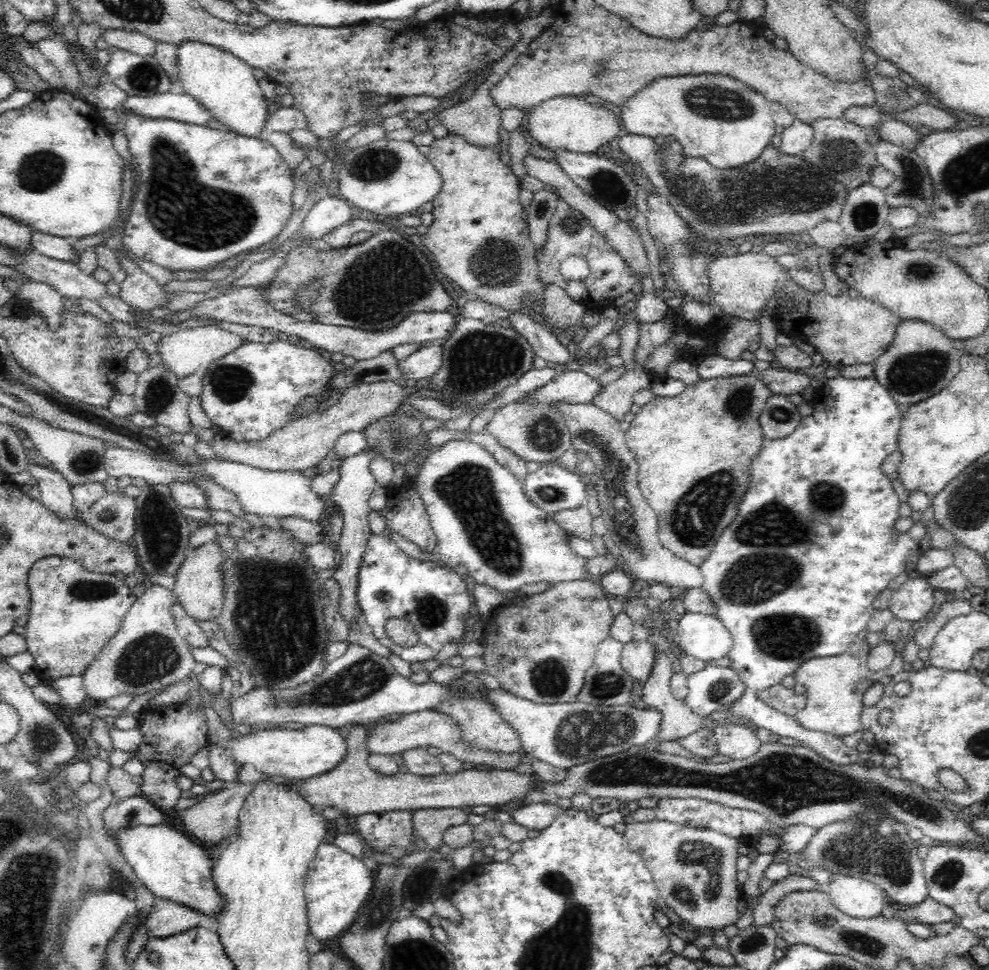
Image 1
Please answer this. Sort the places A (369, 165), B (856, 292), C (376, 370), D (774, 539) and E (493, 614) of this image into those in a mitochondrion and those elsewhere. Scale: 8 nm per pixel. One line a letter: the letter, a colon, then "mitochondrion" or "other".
A: mitochondrion
B: other
C: mitochondrion
D: mitochondrion
E: other

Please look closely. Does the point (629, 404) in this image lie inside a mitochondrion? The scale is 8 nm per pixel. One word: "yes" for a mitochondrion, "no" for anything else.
no

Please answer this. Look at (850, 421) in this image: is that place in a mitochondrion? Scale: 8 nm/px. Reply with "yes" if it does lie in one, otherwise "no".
no

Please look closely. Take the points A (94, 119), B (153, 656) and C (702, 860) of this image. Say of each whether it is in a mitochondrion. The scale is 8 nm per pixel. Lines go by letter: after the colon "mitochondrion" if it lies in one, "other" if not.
A: other
B: mitochondrion
C: mitochondrion

